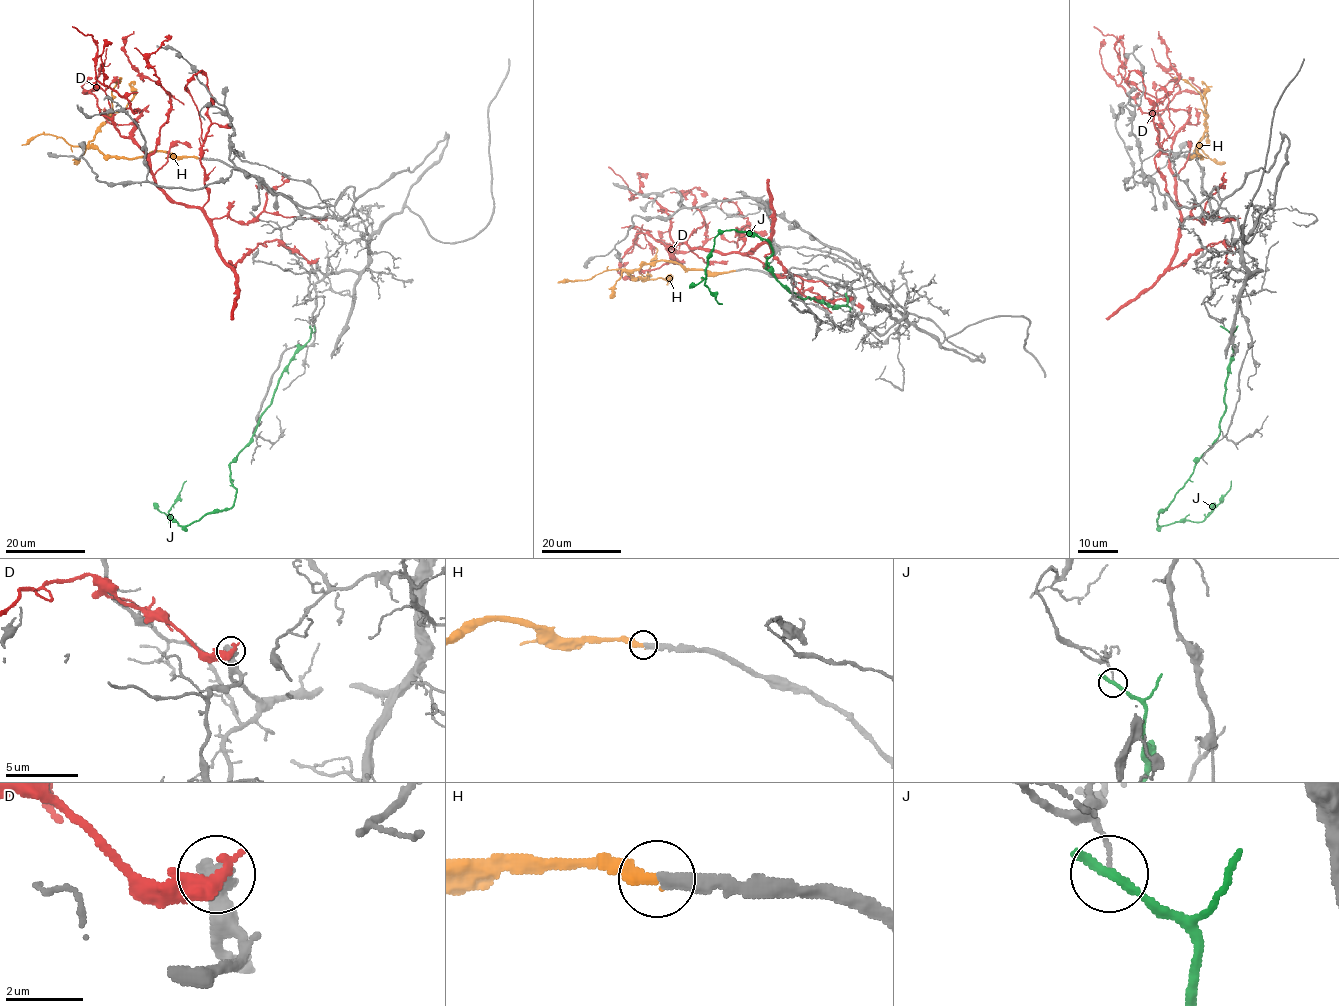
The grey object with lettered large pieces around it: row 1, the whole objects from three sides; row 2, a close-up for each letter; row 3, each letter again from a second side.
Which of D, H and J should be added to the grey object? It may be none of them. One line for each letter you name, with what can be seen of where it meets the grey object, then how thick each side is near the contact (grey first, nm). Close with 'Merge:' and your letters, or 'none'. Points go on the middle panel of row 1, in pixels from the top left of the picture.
H: Touches grey at (735, 270). Thickness 320 nm (grey) against 280 nm
Merge: H

